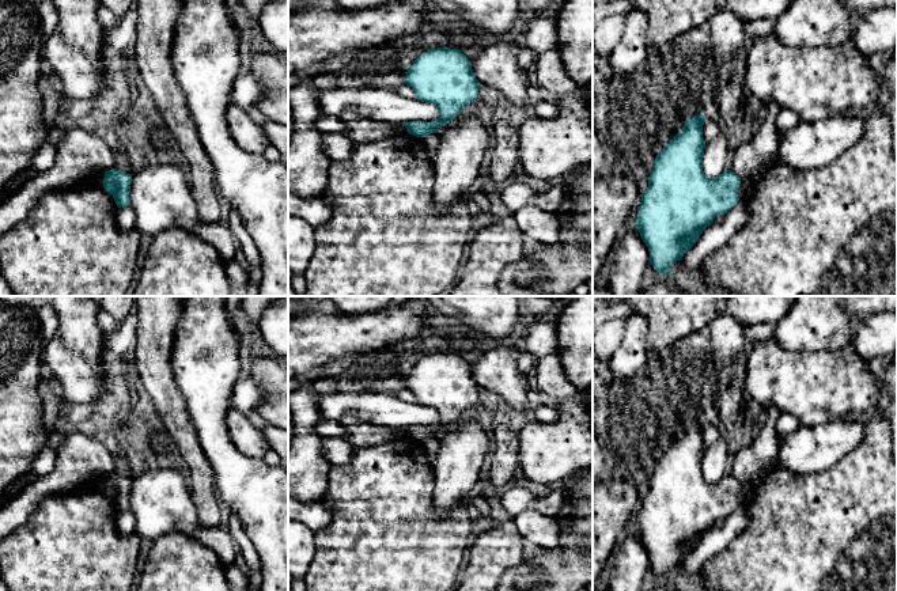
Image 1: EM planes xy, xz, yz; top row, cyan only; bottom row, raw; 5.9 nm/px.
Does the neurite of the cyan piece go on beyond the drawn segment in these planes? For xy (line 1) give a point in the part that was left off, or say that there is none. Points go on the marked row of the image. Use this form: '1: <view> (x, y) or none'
1: none

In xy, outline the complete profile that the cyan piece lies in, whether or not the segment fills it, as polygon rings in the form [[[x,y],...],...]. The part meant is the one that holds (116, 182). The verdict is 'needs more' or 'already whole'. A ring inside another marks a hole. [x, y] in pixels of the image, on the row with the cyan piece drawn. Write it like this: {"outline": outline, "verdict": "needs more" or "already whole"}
{"outline": [[[111,168],[105,173],[103,187],[110,193],[118,208],[130,205],[130,182],[133,174],[122,173],[117,168]]], "verdict": "already whole"}

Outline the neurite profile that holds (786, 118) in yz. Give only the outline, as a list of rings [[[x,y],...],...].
[[[781,107],[776,117],[776,125],[779,129],[792,129],[801,121],[801,117],[795,111],[786,107]]]

